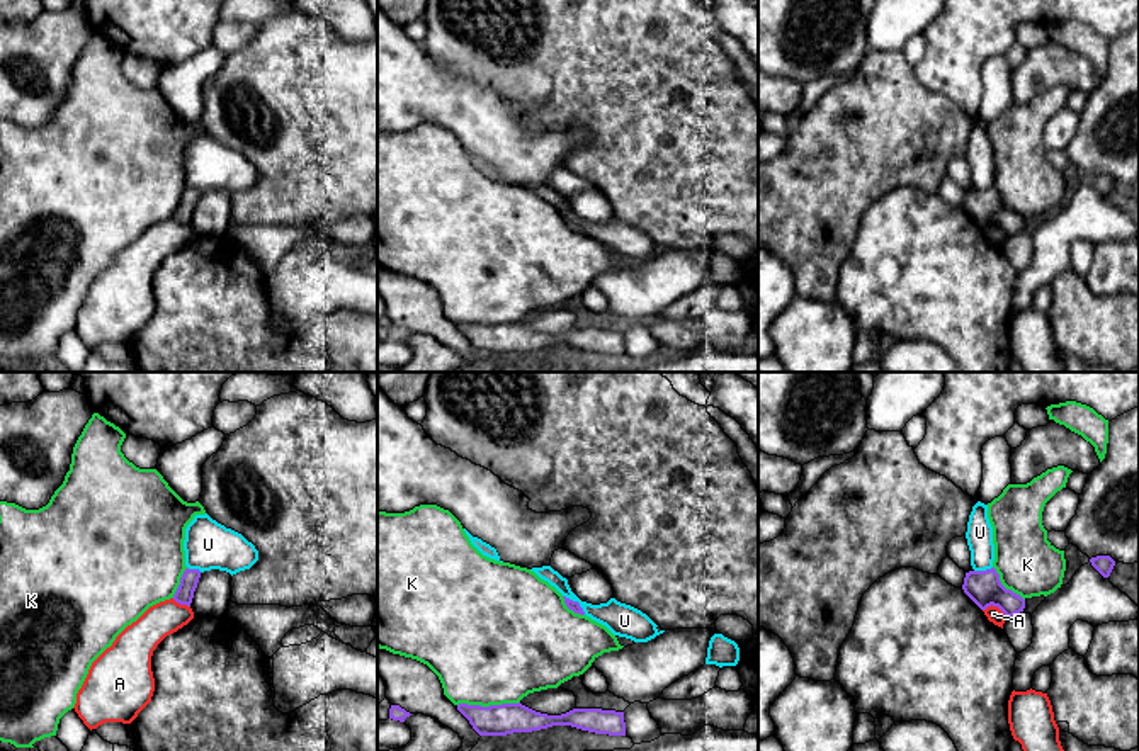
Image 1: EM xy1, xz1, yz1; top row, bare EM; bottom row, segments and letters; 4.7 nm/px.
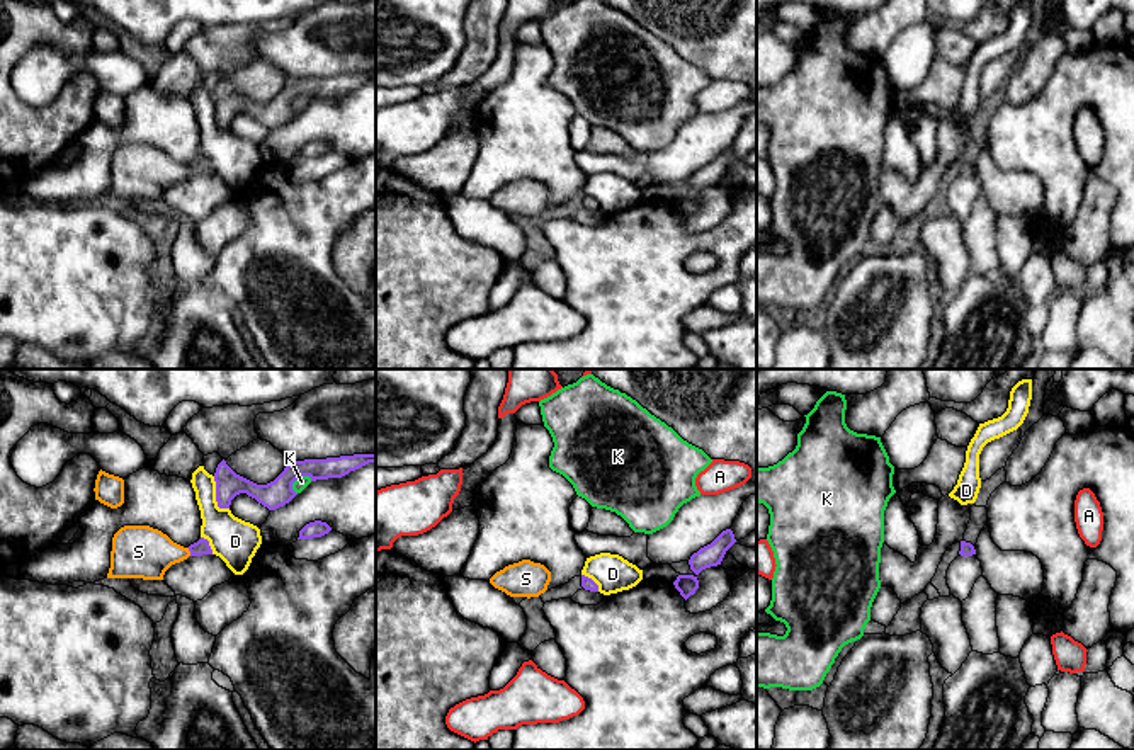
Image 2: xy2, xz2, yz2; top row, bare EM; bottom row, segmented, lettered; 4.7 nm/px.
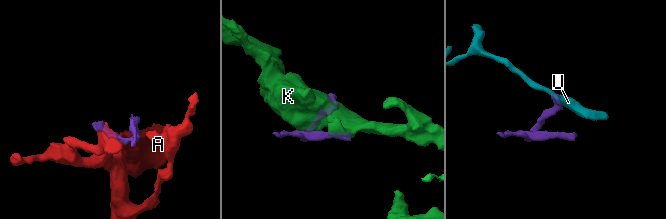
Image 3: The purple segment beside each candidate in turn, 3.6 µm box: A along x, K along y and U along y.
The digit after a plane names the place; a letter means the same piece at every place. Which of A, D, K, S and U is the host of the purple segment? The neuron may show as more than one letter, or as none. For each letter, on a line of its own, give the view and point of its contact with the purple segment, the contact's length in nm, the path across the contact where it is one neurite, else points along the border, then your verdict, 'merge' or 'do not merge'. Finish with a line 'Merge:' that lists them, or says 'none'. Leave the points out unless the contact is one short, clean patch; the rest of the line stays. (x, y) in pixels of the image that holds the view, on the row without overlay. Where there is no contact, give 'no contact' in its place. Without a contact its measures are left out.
A: contact yz1 (995, 225); length 120 nm; border yz1 (983, 228), (998, 226), (1007, 235); do not merge
D: contact xy2 (216, 116); length 180 nm; border xy2 (213, 96), (216, 121), (220, 126), (228, 128); do not merge
K: contact xz1 (490, 325); length 300 nm; do not merge
S: contact xy2 (189, 169); length 40 nm; way xy2 (199, 167), (189, 169), (138, 170); merge
U: contact xz1 (577, 221); length 140 nm; border xz1 (563, 214), (575, 220), (585, 233); do not merge
Merge: S

